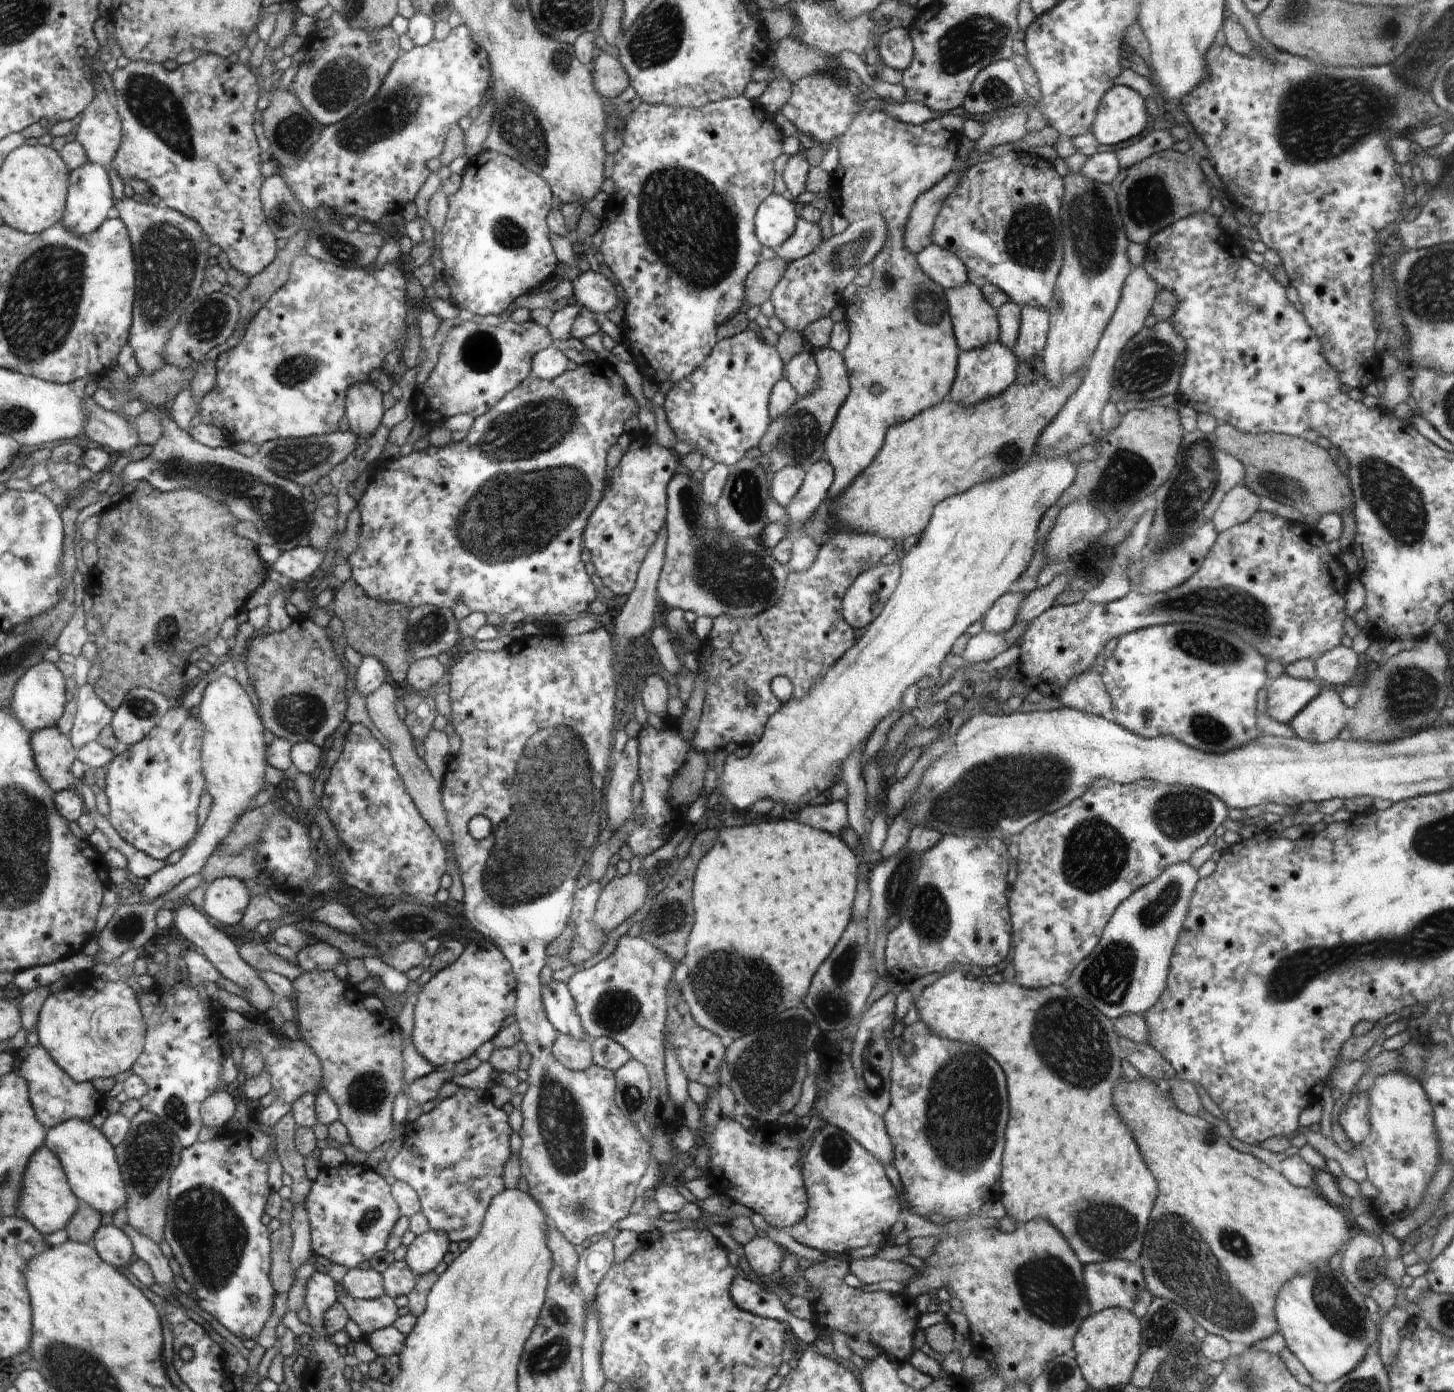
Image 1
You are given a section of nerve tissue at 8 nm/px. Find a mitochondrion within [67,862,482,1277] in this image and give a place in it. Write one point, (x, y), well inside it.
(148, 1156)

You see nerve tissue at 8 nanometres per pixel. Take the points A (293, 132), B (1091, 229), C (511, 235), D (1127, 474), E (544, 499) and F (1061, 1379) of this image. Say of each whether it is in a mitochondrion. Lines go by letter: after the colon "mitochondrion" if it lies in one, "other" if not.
A: mitochondrion
B: mitochondrion
C: mitochondrion
D: mitochondrion
E: mitochondrion
F: mitochondrion

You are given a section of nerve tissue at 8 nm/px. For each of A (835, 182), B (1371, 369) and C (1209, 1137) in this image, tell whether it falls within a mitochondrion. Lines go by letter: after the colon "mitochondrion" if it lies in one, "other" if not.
A: other
B: other
C: mitochondrion

